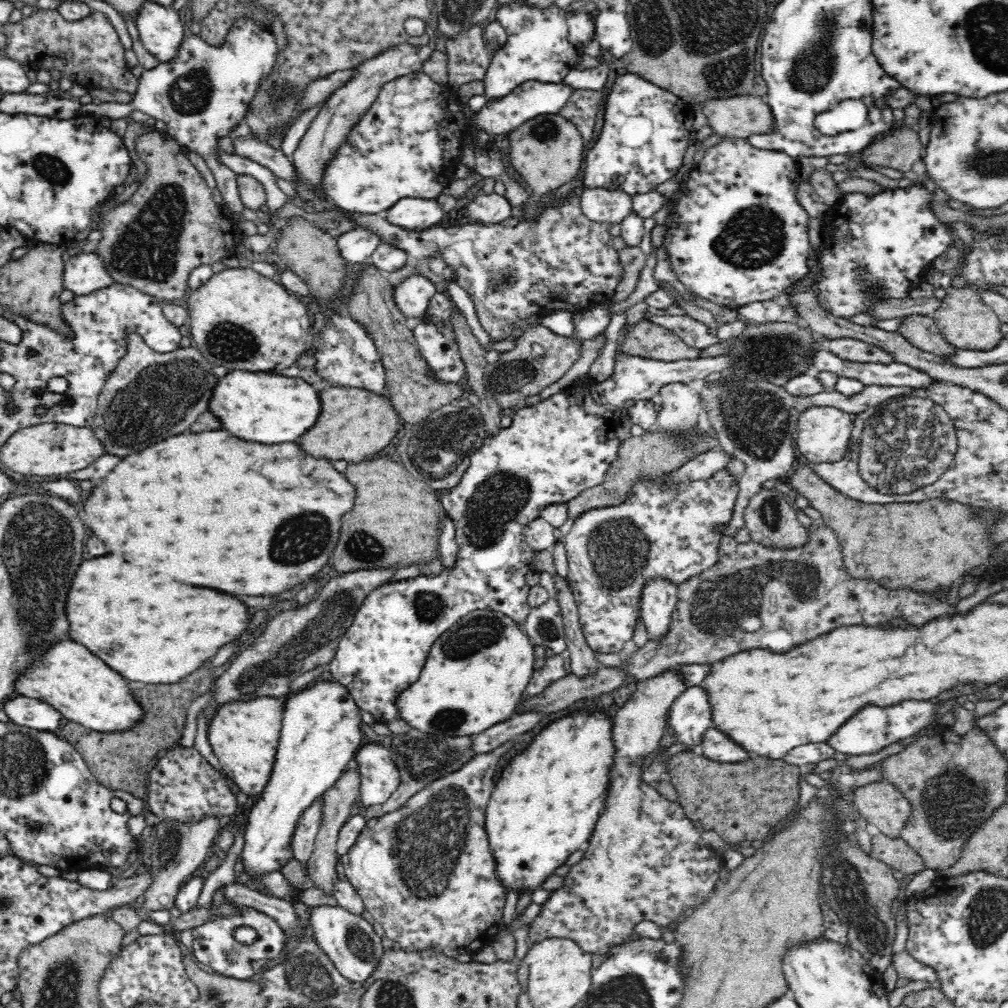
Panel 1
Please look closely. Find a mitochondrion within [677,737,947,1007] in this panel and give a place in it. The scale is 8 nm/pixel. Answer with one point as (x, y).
(847, 887)

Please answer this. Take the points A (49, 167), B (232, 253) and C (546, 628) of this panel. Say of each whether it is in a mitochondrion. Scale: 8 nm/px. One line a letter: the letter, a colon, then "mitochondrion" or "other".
A: mitochondrion
B: other
C: mitochondrion

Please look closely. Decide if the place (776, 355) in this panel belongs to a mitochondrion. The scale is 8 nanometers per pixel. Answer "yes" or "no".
yes

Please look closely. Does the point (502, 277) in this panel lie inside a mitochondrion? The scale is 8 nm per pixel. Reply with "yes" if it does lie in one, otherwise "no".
yes

